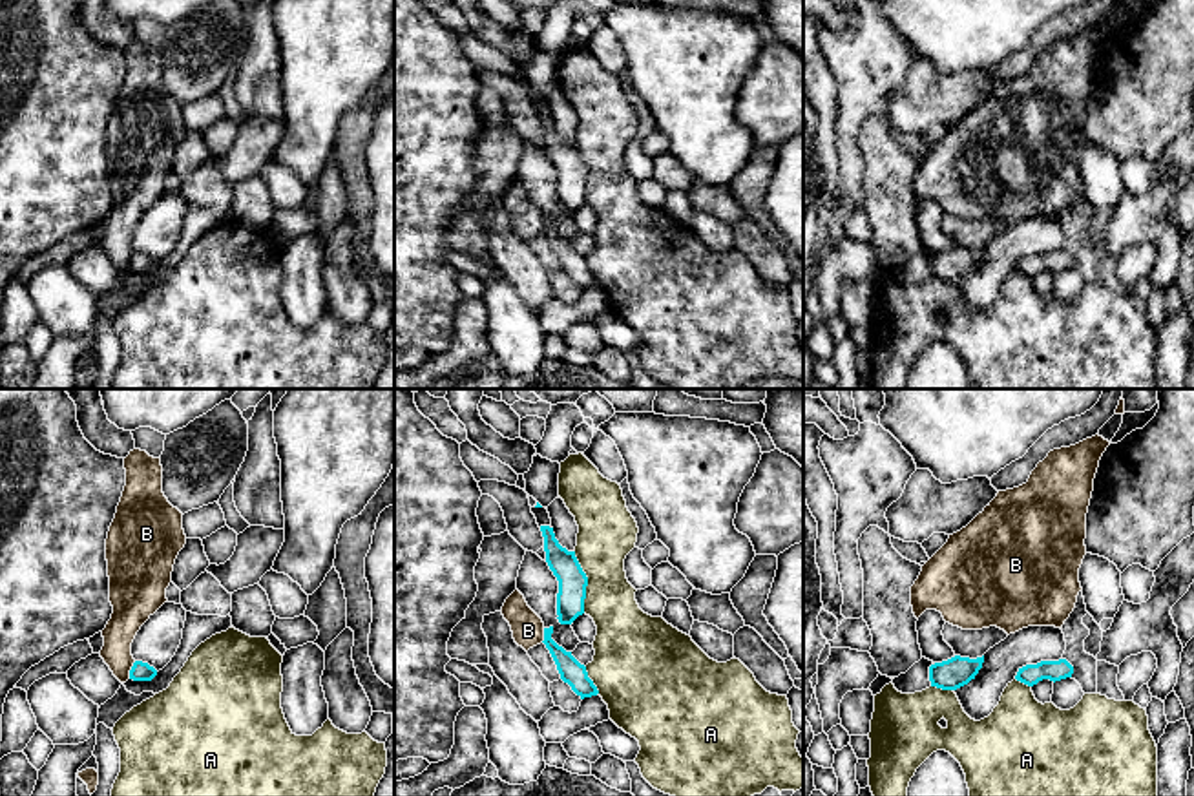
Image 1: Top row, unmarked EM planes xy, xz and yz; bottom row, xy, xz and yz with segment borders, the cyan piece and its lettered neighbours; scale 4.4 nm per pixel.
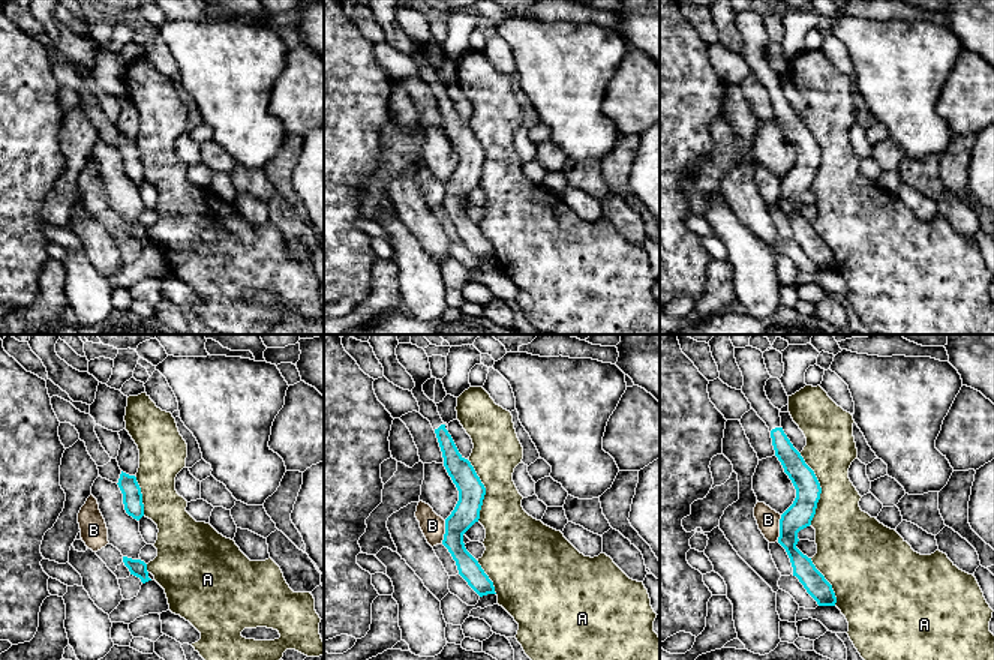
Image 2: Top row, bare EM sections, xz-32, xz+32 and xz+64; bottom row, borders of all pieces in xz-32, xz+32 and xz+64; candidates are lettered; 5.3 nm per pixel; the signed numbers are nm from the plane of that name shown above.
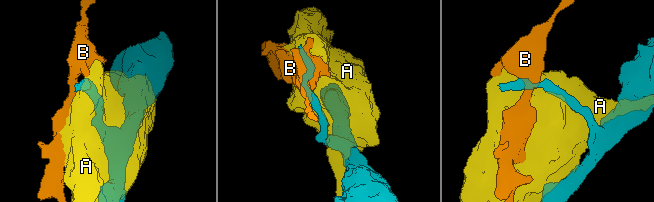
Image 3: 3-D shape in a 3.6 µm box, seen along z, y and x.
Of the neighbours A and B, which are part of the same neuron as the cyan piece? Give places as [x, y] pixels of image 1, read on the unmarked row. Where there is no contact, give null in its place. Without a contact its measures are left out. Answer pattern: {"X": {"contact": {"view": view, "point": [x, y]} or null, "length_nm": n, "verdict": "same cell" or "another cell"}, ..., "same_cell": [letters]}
{"A": {"contact": {"view": "xz", "point": [586, 174]}, "length_nm": 280, "verdict": "another cell"}, "B": {"contact": {"view": "xy", "point": [130, 261]}, "length_nm": 90, "verdict": "another cell"}, "same_cell": []}

